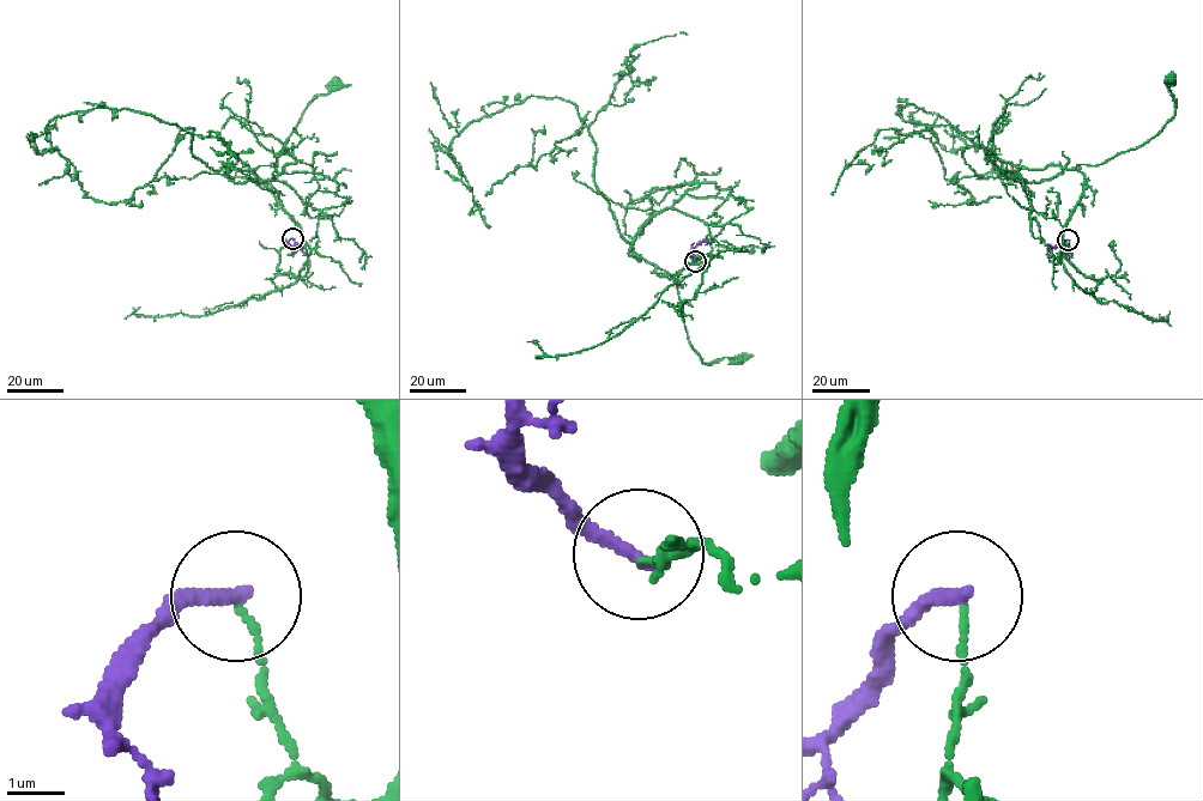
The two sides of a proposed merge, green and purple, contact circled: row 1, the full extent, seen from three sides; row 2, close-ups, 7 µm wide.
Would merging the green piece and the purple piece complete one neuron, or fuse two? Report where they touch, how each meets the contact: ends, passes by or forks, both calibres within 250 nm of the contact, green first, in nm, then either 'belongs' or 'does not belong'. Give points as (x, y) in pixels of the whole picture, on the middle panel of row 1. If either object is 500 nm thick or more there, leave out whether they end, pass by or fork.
place (695, 261); green ends; purple ends; calibres 90 and 240 nm; does not belong

